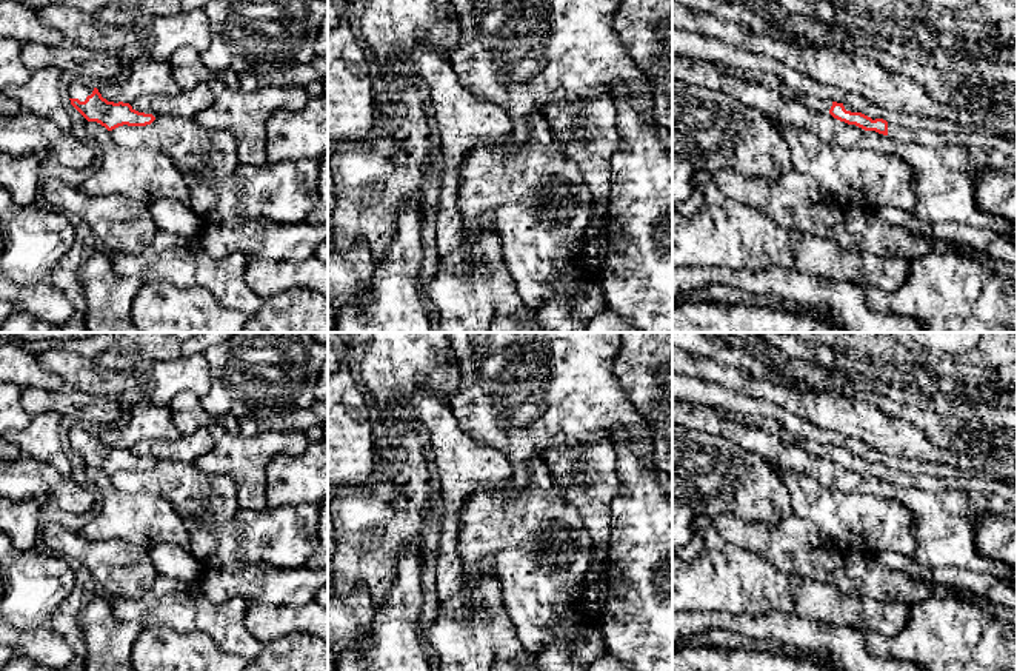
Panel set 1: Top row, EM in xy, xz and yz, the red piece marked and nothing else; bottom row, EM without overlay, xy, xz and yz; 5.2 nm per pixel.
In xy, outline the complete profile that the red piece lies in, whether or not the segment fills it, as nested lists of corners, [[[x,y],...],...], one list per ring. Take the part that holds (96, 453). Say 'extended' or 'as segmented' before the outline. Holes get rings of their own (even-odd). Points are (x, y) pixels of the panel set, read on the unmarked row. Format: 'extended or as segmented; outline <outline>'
extended; outline [[[72,426],[69,431],[71,449],[88,465],[97,466],[108,476],[118,471],[146,471],[151,469],[157,459],[151,456],[138,457],[129,448],[114,448],[102,442],[97,431]]]

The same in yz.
extended; outline [[[723,411],[717,414],[725,420],[737,422],[740,425],[752,423],[760,429],[775,436],[783,443],[800,446],[806,452],[811,452],[819,457],[831,459],[834,463],[845,466],[848,469],[855,469],[865,476],[875,476],[879,479],[888,480],[895,486],[919,488],[929,492],[937,492],[937,491],[951,488],[951,489],[962,489],[969,494],[997,496],[1017,508],[1017,485],[1014,483],[1008,483],[997,479],[988,479],[982,476],[972,476],[969,472],[965,472],[957,479],[932,477],[929,474],[925,474],[925,476],[908,474],[891,466],[888,468],[883,463],[868,462],[843,448],[794,440],[771,419],[746,419],[746,417],[735,416],[732,412],[723,412]]]

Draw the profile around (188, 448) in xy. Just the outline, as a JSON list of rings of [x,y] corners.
[[[208,426],[197,429],[175,440],[146,439],[129,448],[132,454],[143,457],[151,456],[157,460],[177,460],[194,463],[198,457],[214,448],[214,437]]]

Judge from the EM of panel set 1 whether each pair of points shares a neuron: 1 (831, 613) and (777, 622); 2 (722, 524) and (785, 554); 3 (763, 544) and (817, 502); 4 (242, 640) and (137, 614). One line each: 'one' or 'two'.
1: two
2: one
3: two
4: one

